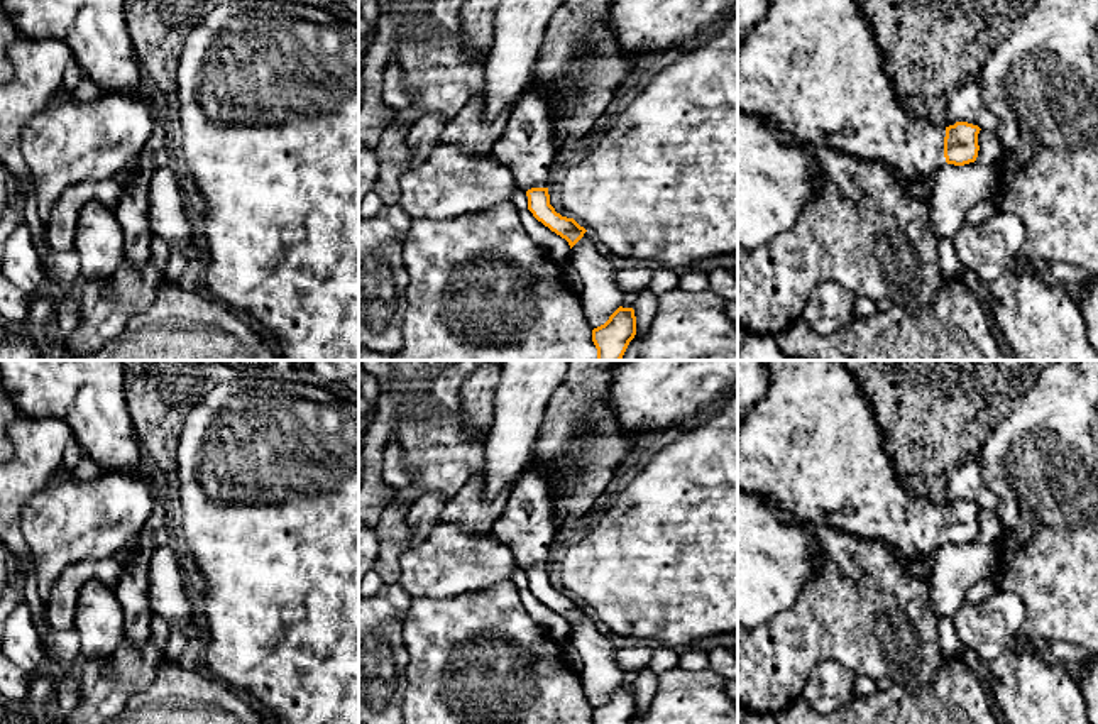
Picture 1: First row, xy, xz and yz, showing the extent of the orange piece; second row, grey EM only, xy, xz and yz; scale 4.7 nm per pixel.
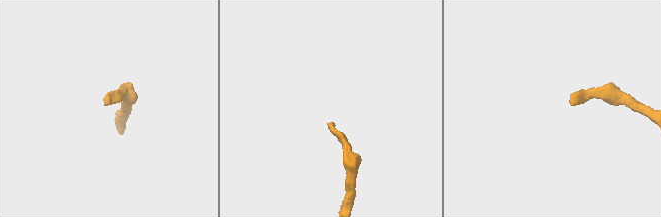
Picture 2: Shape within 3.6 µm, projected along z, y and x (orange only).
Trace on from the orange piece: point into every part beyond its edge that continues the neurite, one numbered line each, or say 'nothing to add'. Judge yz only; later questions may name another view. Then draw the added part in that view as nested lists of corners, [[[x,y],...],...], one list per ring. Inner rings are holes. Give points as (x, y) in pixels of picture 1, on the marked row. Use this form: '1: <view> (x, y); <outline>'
1: yz (811, 66); [[[768,0],[766,15],[761,22],[741,39],[738,46],[738,110],[760,115],[771,120],[780,130],[810,147],[829,147],[844,152],[859,161],[880,162],[890,166],[902,181],[907,183],[907,193],[924,201],[927,206],[932,198],[934,174],[946,164],[944,137],[946,127],[936,125],[929,117],[912,117],[909,107],[895,93],[893,80],[885,69],[885,58],[875,41],[871,24],[861,15],[854,0]]]

